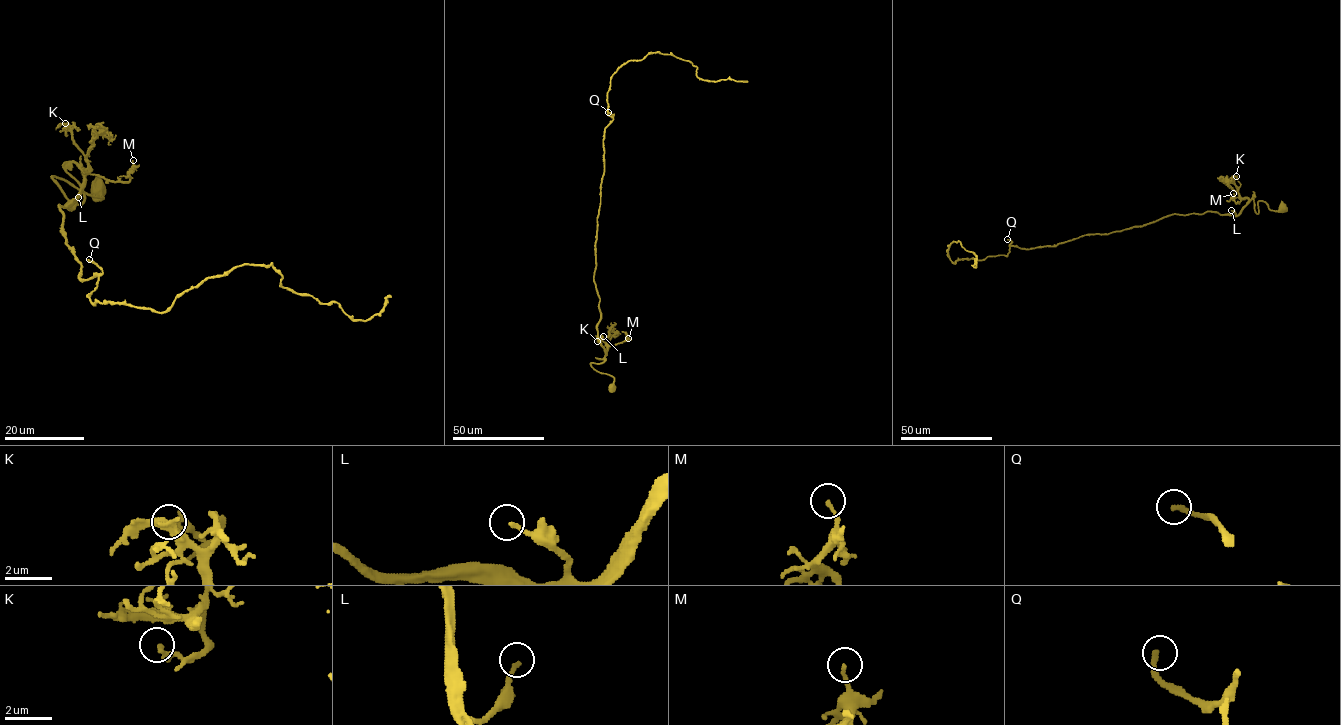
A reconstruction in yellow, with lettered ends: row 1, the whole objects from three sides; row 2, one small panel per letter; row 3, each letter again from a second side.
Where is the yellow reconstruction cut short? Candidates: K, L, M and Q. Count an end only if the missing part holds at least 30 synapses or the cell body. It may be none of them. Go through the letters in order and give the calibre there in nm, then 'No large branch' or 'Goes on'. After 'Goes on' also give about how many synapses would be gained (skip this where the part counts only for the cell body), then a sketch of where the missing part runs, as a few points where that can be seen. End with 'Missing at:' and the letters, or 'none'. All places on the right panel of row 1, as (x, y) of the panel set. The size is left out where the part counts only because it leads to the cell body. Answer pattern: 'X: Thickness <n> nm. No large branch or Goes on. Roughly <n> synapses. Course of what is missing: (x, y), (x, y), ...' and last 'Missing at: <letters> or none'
K: Thickness 260 nm. No large branch
L: Thickness 170 nm. No large branch
M: Thickness 140 nm. No large branch
Q: Thickness 240 nm. Goes on. Roughly 200 synapses. Course of what is missing: (1007, 239), (1002, 238), (1007, 234), (1007, 215), (997, 197), (1022, 164), (1034, 103), (1027, 81), (1039, 71)
Missing at: Q

